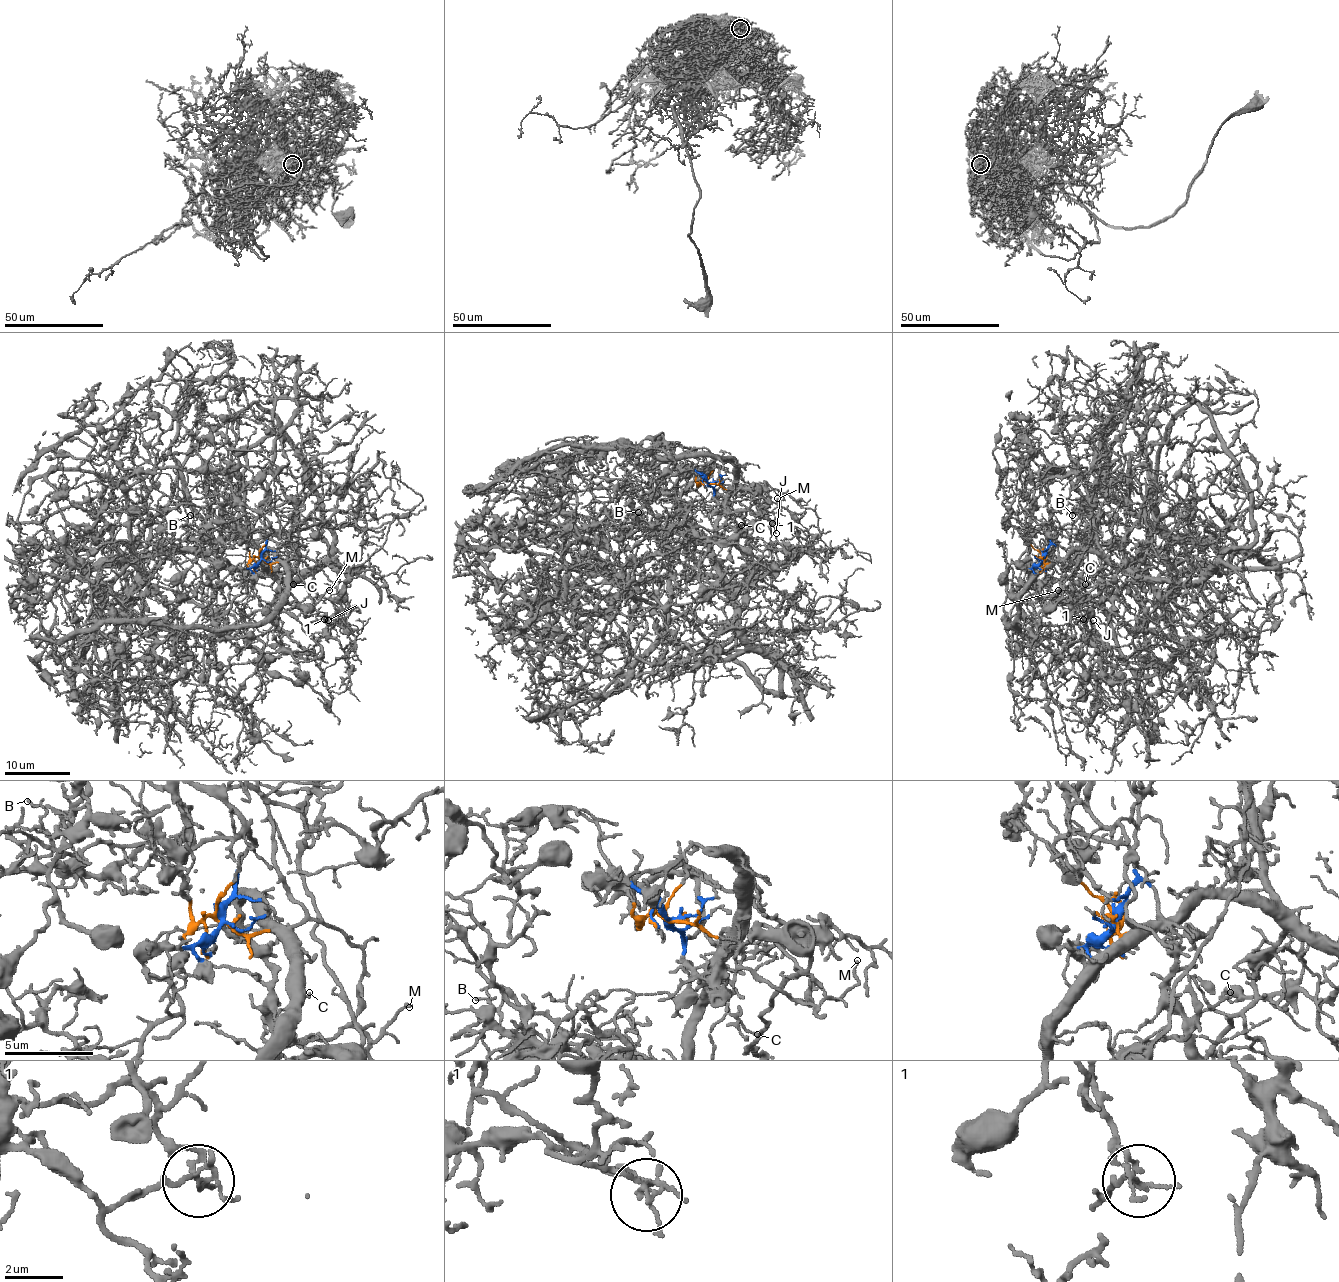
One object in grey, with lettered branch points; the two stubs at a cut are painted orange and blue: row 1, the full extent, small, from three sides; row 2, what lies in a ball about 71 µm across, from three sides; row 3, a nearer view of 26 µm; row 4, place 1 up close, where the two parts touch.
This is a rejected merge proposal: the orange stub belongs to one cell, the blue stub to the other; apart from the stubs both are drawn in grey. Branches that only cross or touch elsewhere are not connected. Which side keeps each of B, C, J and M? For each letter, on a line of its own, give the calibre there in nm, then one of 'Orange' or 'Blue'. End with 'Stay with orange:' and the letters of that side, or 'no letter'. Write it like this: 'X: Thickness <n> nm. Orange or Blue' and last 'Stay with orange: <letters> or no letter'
B: Thickness 110 nm. Blue
C: Thickness 140 nm. Blue
J: Thickness 130 nm. Blue
M: Thickness 160 nm. Orange
Stay with orange: M

